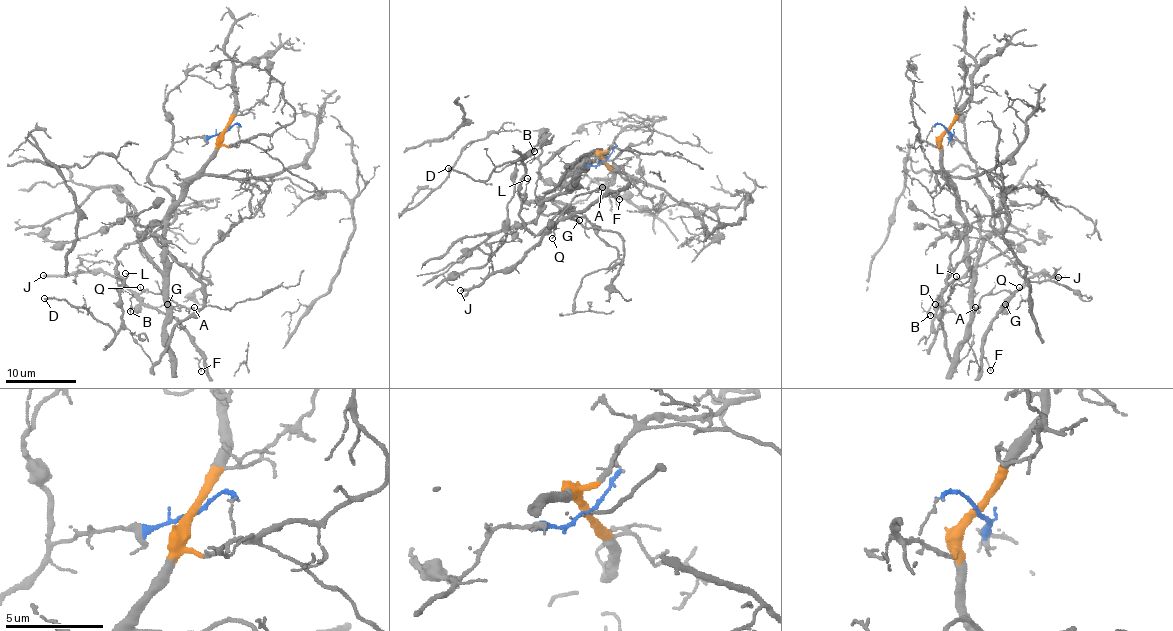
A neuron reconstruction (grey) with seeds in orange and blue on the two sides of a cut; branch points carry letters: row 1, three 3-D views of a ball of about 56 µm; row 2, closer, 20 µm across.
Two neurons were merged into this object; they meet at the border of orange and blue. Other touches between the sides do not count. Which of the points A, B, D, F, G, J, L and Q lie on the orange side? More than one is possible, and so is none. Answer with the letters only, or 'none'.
A, F, G, J, Q

